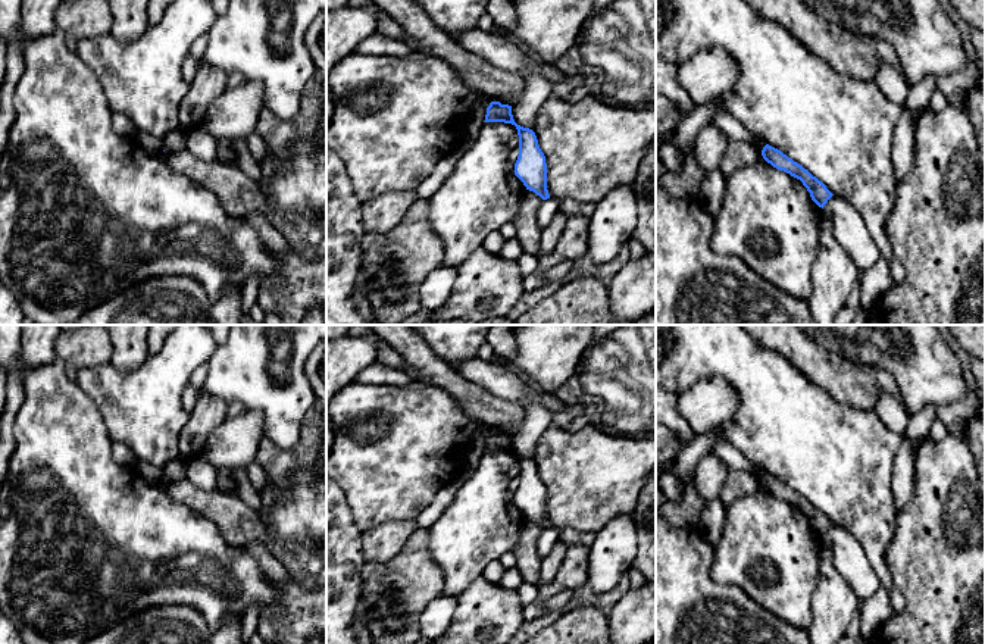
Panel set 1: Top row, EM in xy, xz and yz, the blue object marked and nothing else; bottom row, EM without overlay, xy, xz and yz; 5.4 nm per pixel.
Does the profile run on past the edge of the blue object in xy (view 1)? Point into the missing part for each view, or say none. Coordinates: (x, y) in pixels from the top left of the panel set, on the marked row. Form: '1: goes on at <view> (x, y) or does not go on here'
1: does not go on here

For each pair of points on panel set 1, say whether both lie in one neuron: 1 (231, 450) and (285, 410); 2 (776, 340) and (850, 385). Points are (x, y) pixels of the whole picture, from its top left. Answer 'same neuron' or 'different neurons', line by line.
1: different neurons
2: same neuron

